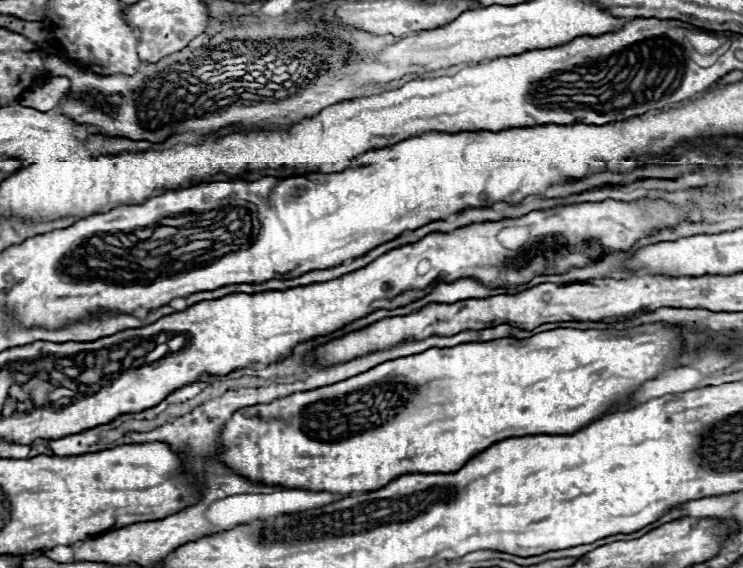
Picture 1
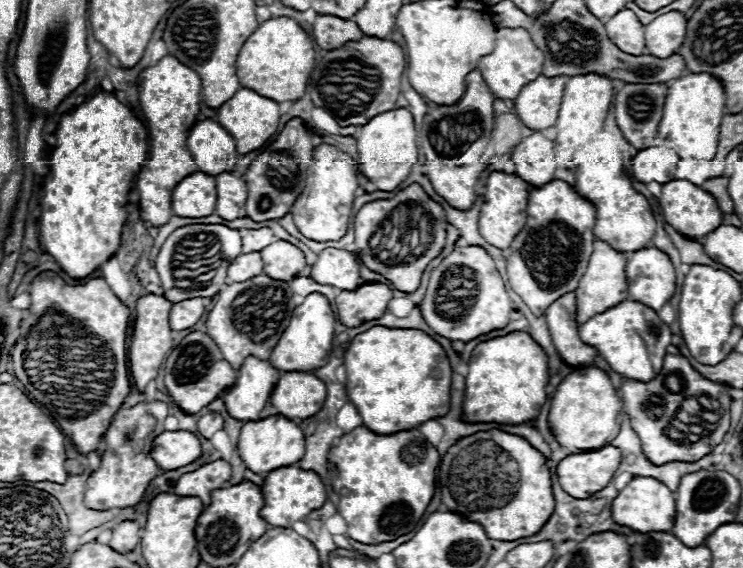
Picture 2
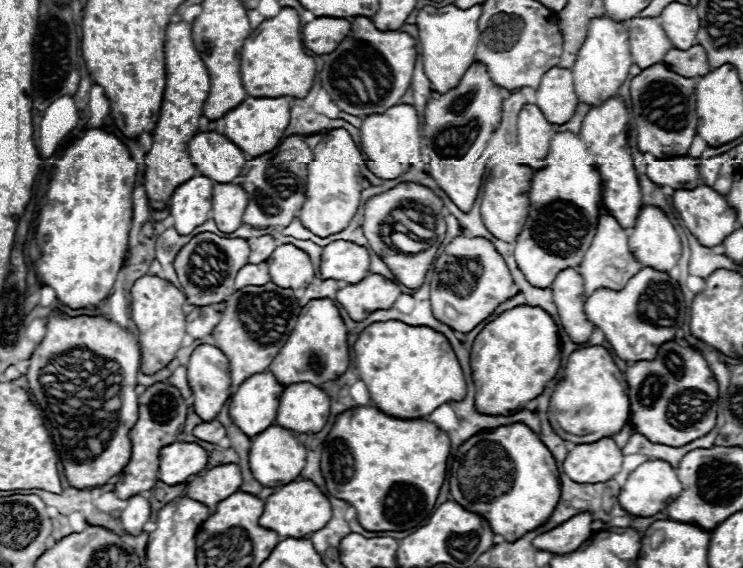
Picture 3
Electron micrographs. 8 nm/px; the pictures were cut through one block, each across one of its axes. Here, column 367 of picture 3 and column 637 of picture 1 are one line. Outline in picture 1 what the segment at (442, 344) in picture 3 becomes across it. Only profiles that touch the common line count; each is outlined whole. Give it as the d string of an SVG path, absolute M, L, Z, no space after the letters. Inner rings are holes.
M662 322L646 324L630 330L548 330L534 334L530 338L496 338L488 342L466 342L452 348L428 348L420 354L388 360L384 364L378 364L366 372L360 372L352 378L346 378L336 384L320 386L314 390L294 392L282 398L276 398L268 404L256 404L240 408L232 414L230 420L220 430L220 448L216 450L216 458L226 464L236 474L242 474L242 478L250 478L250 482L262 482L266 486L284 486L294 490L308 490L308 492L330 492L330 494L342 494L348 496L352 492L366 492L366 490L378 490L386 486L386 482L394 480L400 474L436 474L442 470L460 470L474 454L482 452L486 446L492 446L494 442L514 438L514 436L526 436L526 434L572 434L590 422L598 420L600 416L608 414L612 408L616 408L632 390L636 390L642 382L654 378L658 372L666 368L676 368L682 354L682 338L680 328L666 328Z

